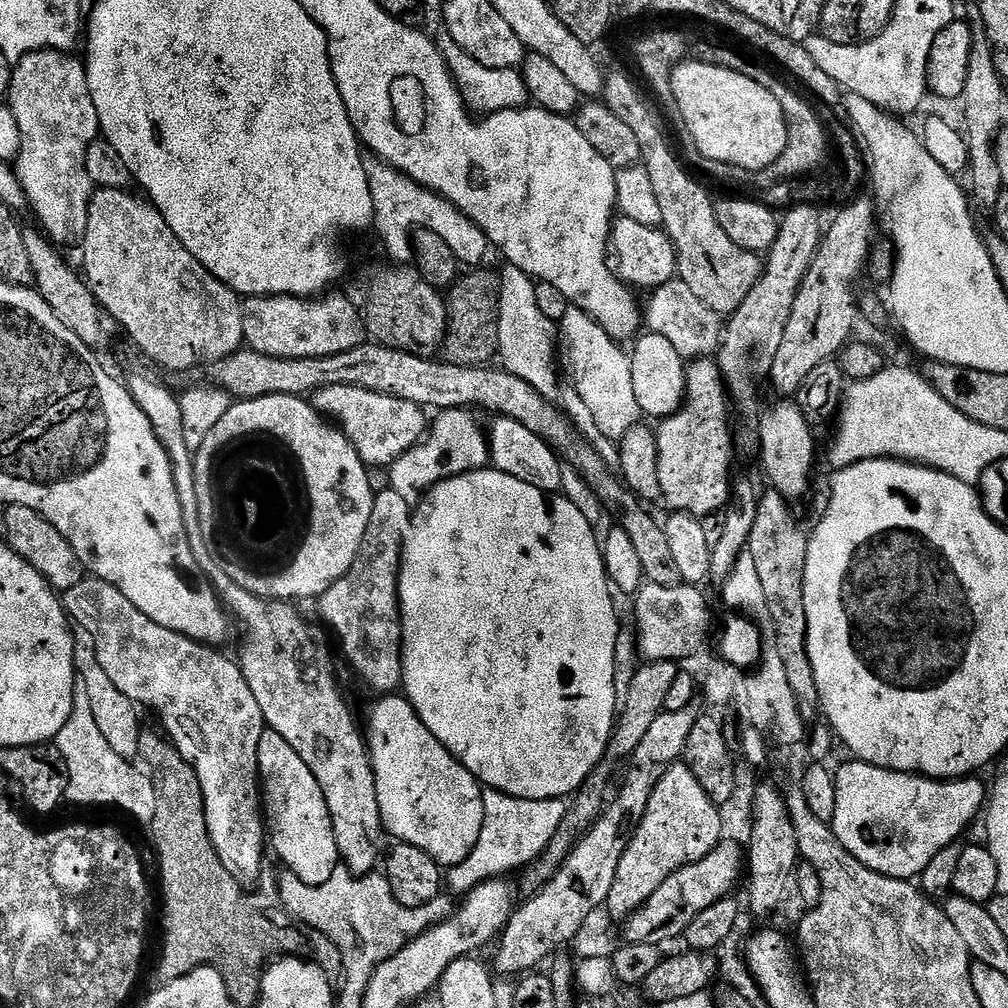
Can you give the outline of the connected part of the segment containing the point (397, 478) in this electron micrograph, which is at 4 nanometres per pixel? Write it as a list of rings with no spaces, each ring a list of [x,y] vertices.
[[[467,409],[439,411],[424,440],[389,465],[389,487],[401,495],[410,508],[415,507],[433,485],[460,476],[462,473],[472,472],[482,466],[480,458],[489,457],[485,433],[480,432],[475,418],[470,415],[472,414]]]

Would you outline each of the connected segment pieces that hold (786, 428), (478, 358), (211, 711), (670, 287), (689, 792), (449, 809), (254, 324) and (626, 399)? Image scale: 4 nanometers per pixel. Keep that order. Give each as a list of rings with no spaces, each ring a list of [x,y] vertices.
[[[784,398],[781,404],[773,408],[765,407],[761,411],[758,421],[758,433],[760,432],[760,460],[764,463],[764,472],[775,491],[781,492],[784,499],[789,502],[797,502],[808,490],[808,483],[812,480],[812,463],[816,460],[816,440],[812,437],[813,425],[803,416],[791,399]]]
[[[476,268],[464,275],[449,289],[447,306],[447,330],[440,347],[441,359],[454,366],[471,368],[487,365],[497,355],[498,310],[500,309],[500,284],[495,271]]]
[[[86,578],[82,582],[78,582],[78,586],[74,586],[69,592],[63,593],[62,603],[69,617],[90,634],[90,638],[94,642],[94,650],[98,654],[98,662],[102,662],[102,670],[106,670],[110,682],[114,682],[114,686],[118,686],[118,690],[122,690],[122,694],[126,694],[126,698],[130,698],[137,705],[143,706],[145,704],[146,707],[153,708],[156,711],[157,718],[164,723],[165,729],[163,728],[163,731],[168,739],[182,754],[182,758],[192,761],[192,769],[198,774],[198,782],[202,786],[206,830],[210,842],[222,862],[222,866],[226,866],[228,873],[240,885],[249,886],[248,884],[254,883],[260,876],[260,863],[264,860],[264,848],[266,852],[266,821],[262,815],[262,793],[260,791],[260,771],[258,770],[258,742],[262,742],[262,734],[266,730],[266,725],[262,710],[258,706],[254,694],[250,694],[250,686],[242,674],[239,663],[235,659],[227,660],[226,657],[219,656],[216,653],[219,651],[215,647],[199,644],[197,640],[178,634],[174,630],[166,630],[166,626],[158,626],[158,622],[146,618],[146,614],[142,614],[142,610],[138,610],[138,606],[134,606],[134,602],[130,602],[130,598],[126,598],[126,594],[122,594],[114,586],[107,584],[105,580]]]
[[[679,278],[668,280],[662,286],[653,289],[648,306],[644,308],[644,322],[647,329],[658,334],[662,338],[667,338],[680,357],[685,360],[703,359],[711,357],[718,349],[722,339],[724,324],[722,318],[716,311],[710,310],[700,298],[695,297],[694,290],[686,282]]]
[[[677,762],[668,767],[666,774],[662,774],[662,782],[654,786],[650,806],[618,862],[618,874],[614,874],[614,886],[610,886],[607,902],[613,921],[627,920],[658,886],[662,886],[662,882],[666,882],[666,878],[670,878],[670,874],[706,858],[706,854],[716,848],[725,835],[720,812],[687,764]]]
[[[384,694],[379,697],[380,700],[372,708],[372,713],[368,716],[368,728],[366,724],[366,743],[368,745],[368,754],[372,757],[372,773],[376,779],[376,793],[378,794],[378,810],[380,811],[380,823],[385,833],[396,836],[395,838],[401,844],[409,844],[410,846],[418,846],[418,850],[426,850],[426,854],[430,854],[430,858],[434,858],[434,862],[443,866],[445,869],[455,868],[458,862],[462,862],[470,854],[470,850],[474,850],[474,846],[478,842],[478,834],[482,834],[482,822],[484,821],[484,792],[479,780],[475,780],[470,774],[470,770],[466,770],[466,766],[459,764],[450,754],[450,750],[446,750],[446,746],[442,746],[442,742],[438,742],[434,738],[434,734],[430,734],[430,730],[426,730],[426,726],[422,722],[422,718],[418,718],[418,714],[407,699],[400,694]]]
[[[324,294],[319,298],[309,298],[306,296],[253,296],[245,299],[242,304],[244,310],[244,344],[251,351],[261,352],[267,356],[277,356],[278,358],[326,358],[330,354],[342,354],[346,350],[354,350],[358,345],[365,343],[366,340],[363,315],[359,308],[352,305],[352,301],[348,299],[347,295],[328,295],[332,294]]]
[[[569,306],[558,322],[558,364],[567,383],[575,388],[590,410],[598,430],[619,442],[631,428],[641,423],[642,413],[634,395],[634,374],[629,353],[581,308]]]

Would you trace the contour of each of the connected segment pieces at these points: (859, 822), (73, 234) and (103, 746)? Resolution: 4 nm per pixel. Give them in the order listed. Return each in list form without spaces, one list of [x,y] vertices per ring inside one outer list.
[[[853,759],[852,764],[844,764],[835,769],[836,797],[834,798],[834,818],[831,822],[832,833],[846,846],[846,850],[858,862],[870,870],[895,880],[915,881],[930,866],[930,858],[938,850],[957,843],[960,835],[972,824],[976,815],[981,815],[986,804],[986,784],[980,778],[961,778],[958,780],[931,780],[915,772],[891,772]]]
[[[52,48],[26,54],[15,61],[6,97],[14,122],[18,122],[20,135],[20,149],[14,161],[16,177],[28,199],[30,212],[40,219],[39,227],[56,246],[79,245],[84,239],[88,229],[88,207],[94,191],[90,174],[86,174],[86,150],[101,135],[98,110],[94,110],[90,86],[86,82],[88,69],[74,57],[67,52],[55,52]]]
[[[77,683],[72,713],[70,718],[66,718],[66,726],[62,726],[54,743],[62,758],[66,758],[69,801],[76,804],[117,804],[122,811],[141,820],[144,826],[151,825],[156,809],[156,791],[151,775],[140,773],[135,763],[123,760],[110,750],[110,742],[106,742],[102,730],[98,730],[98,722],[90,711],[90,697],[84,684]]]

